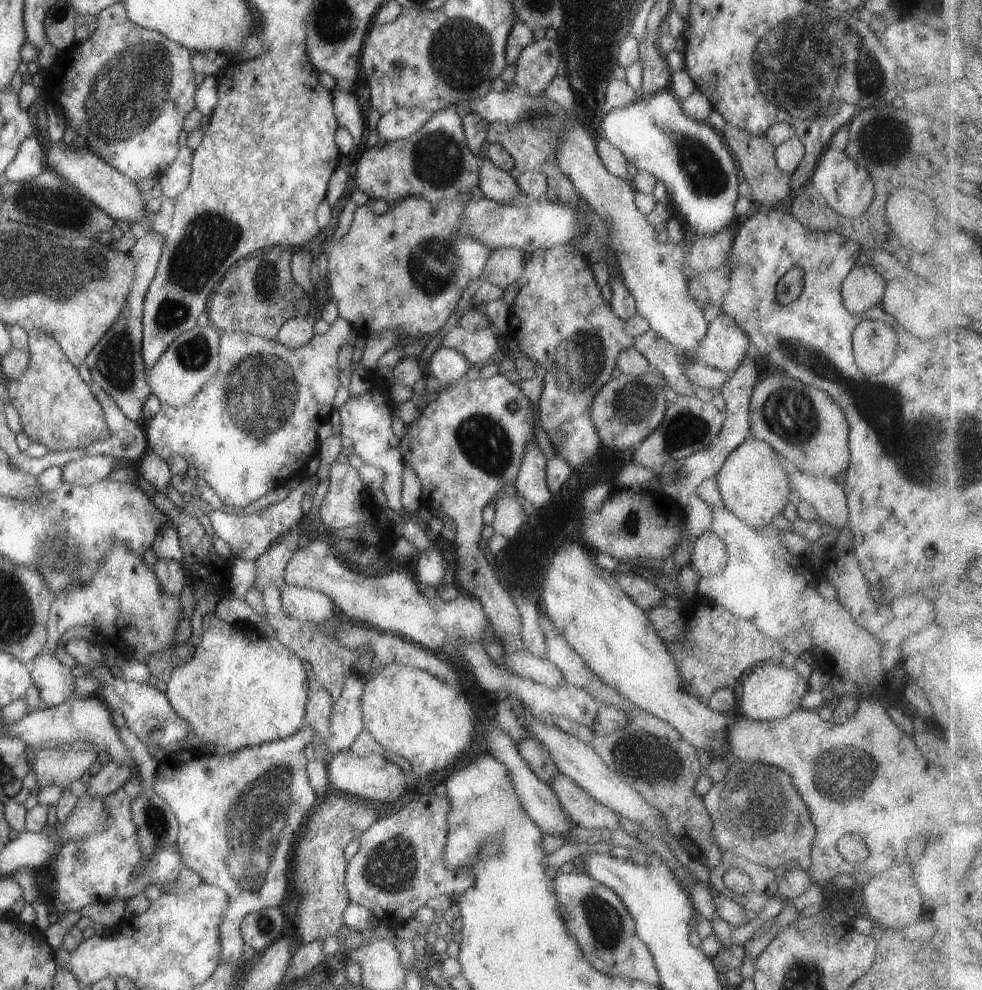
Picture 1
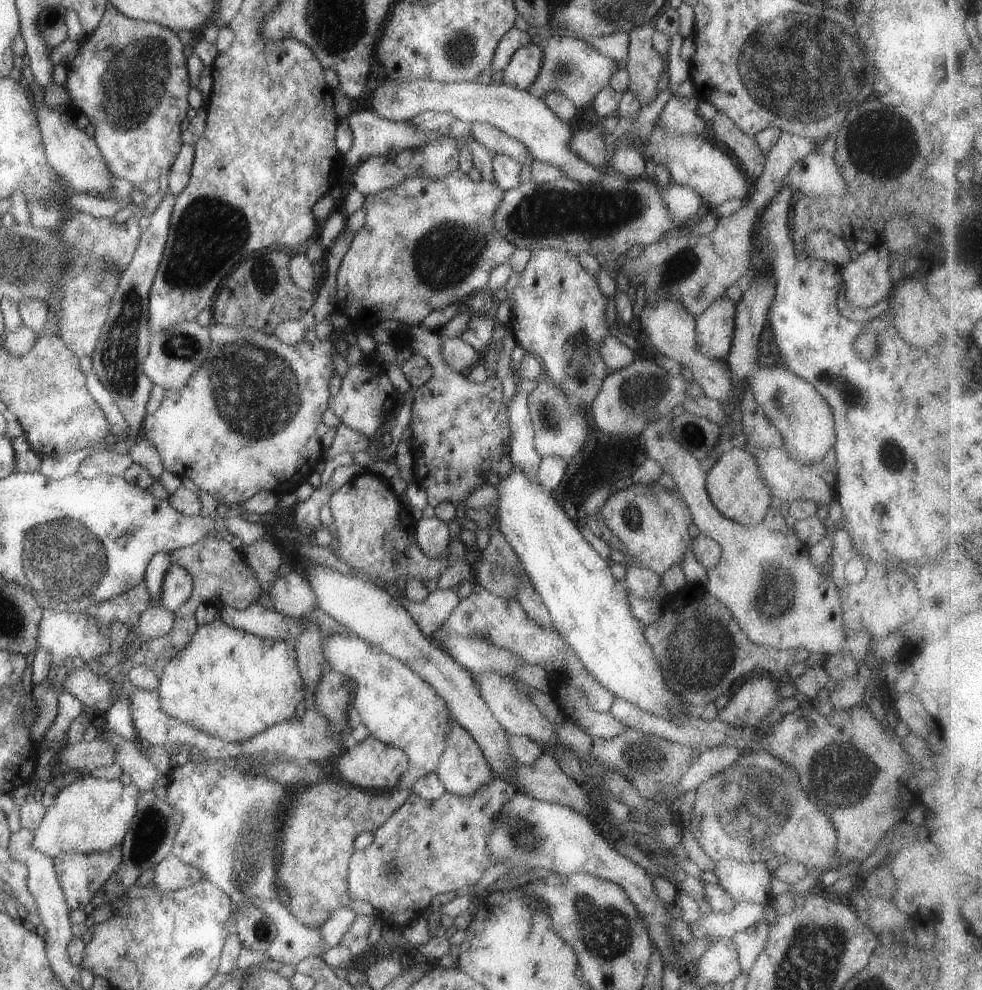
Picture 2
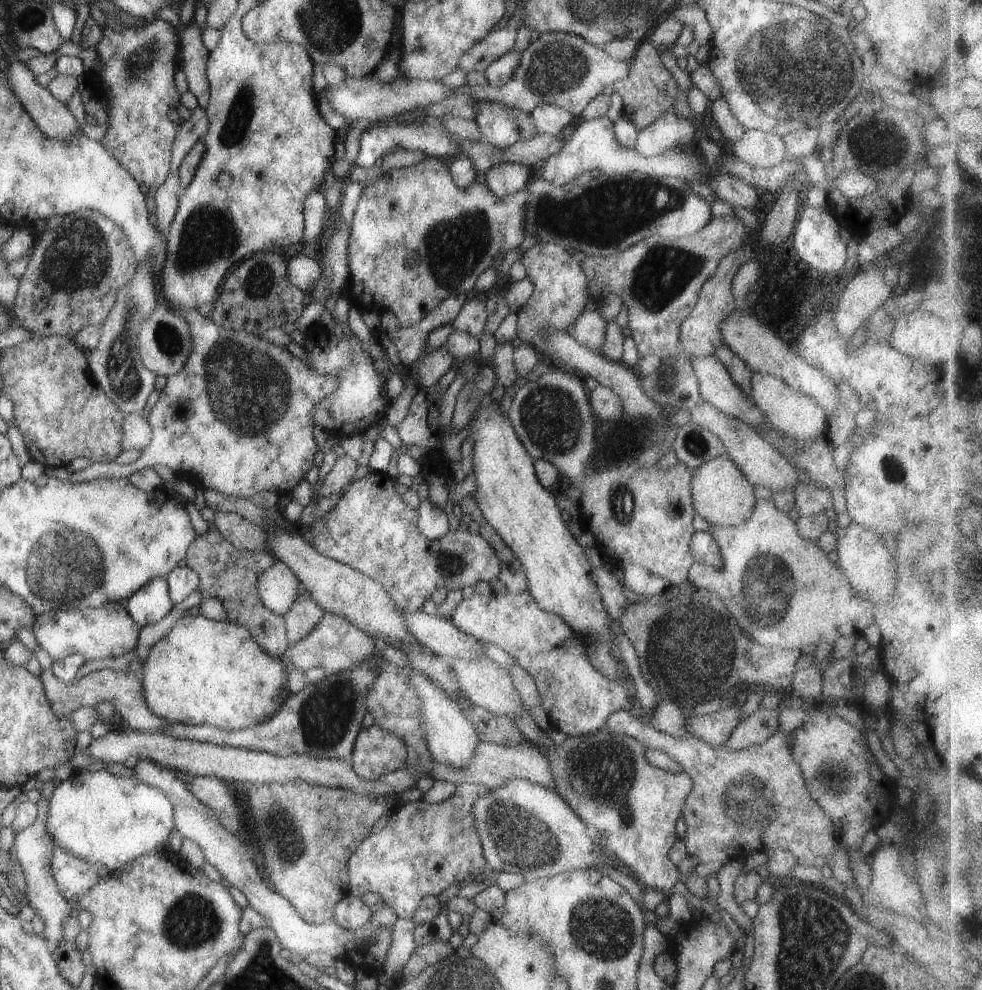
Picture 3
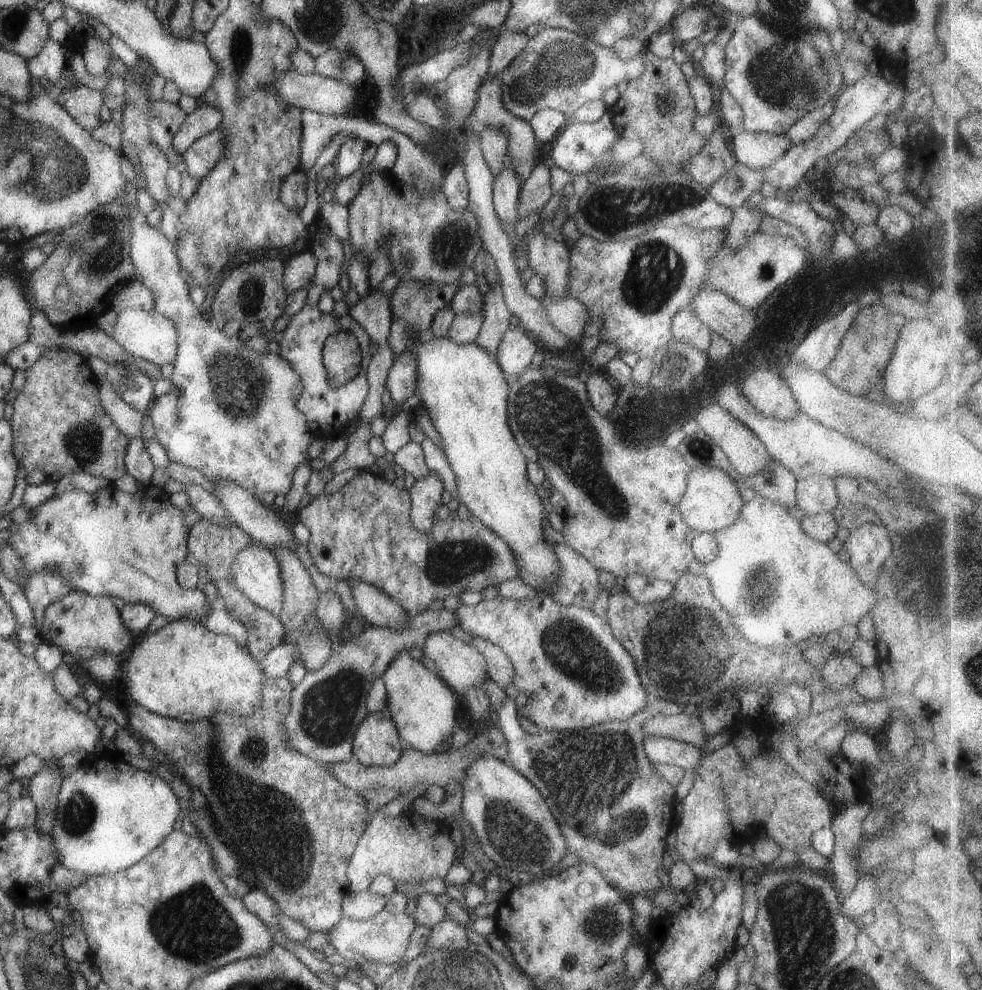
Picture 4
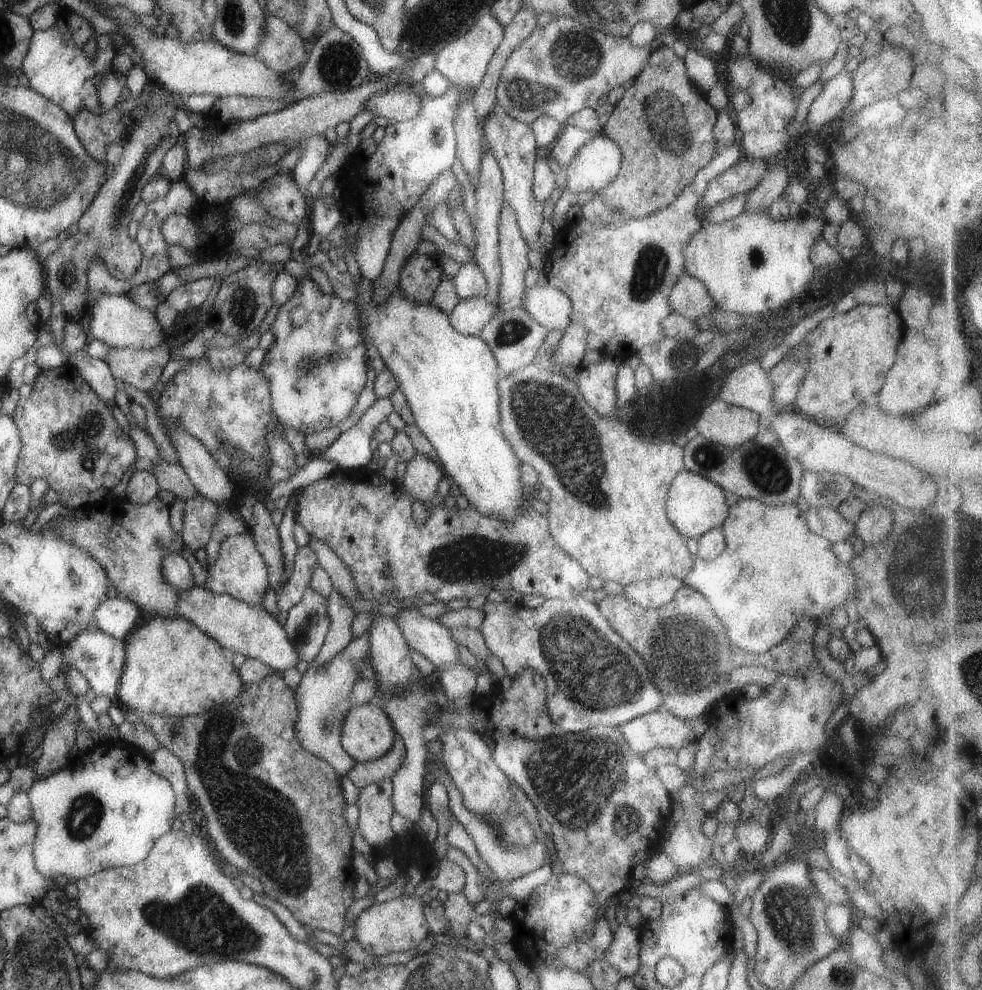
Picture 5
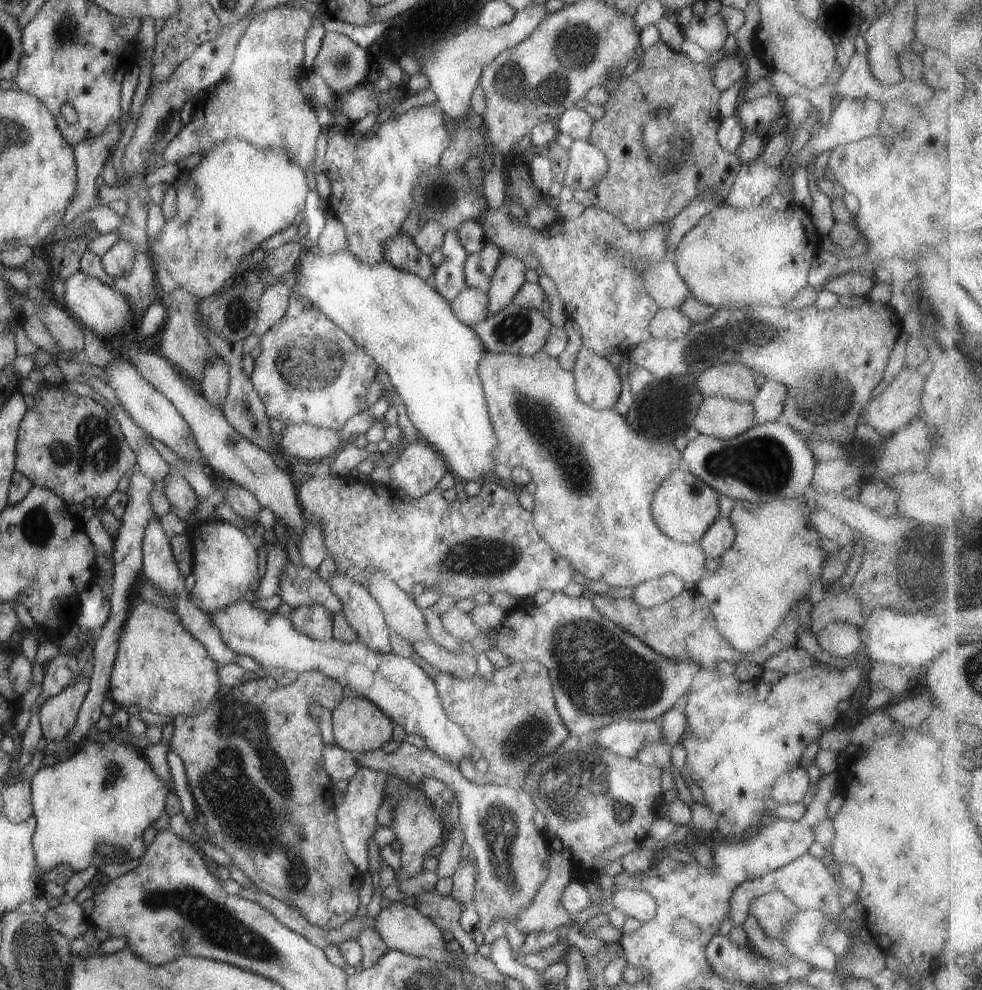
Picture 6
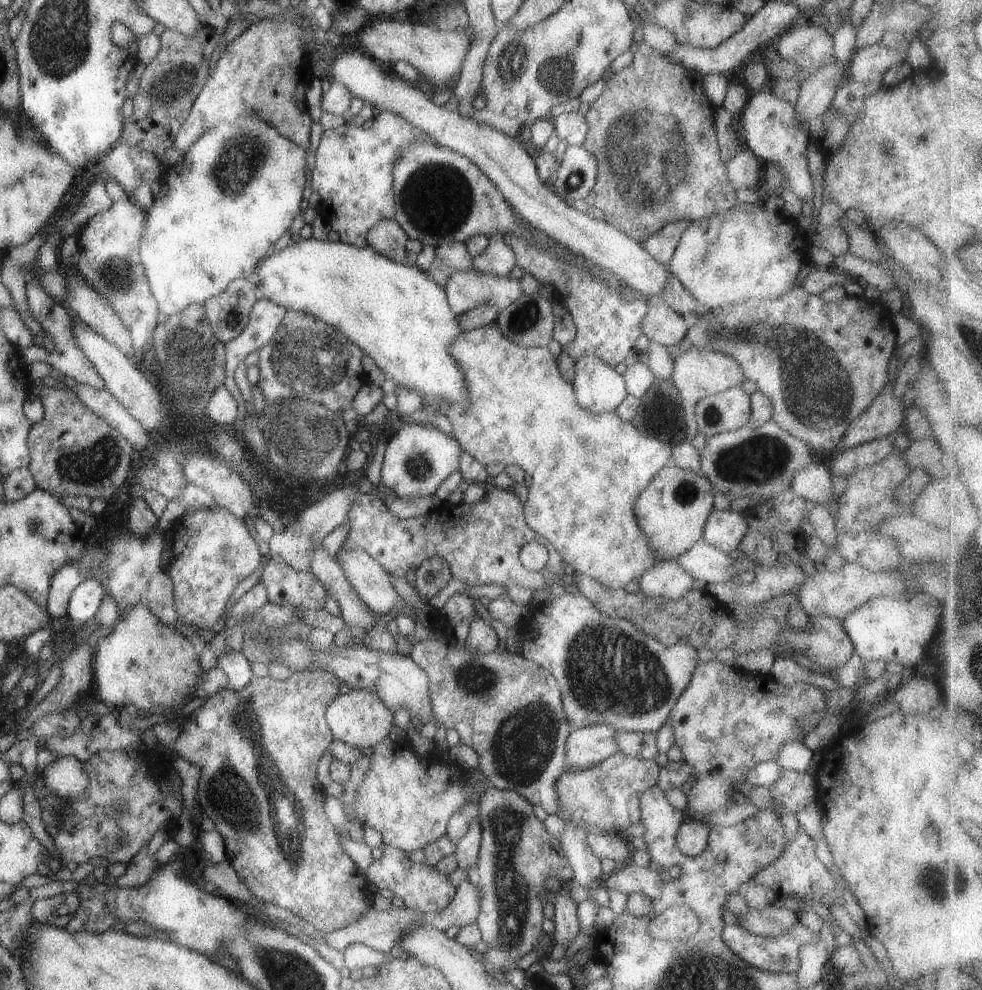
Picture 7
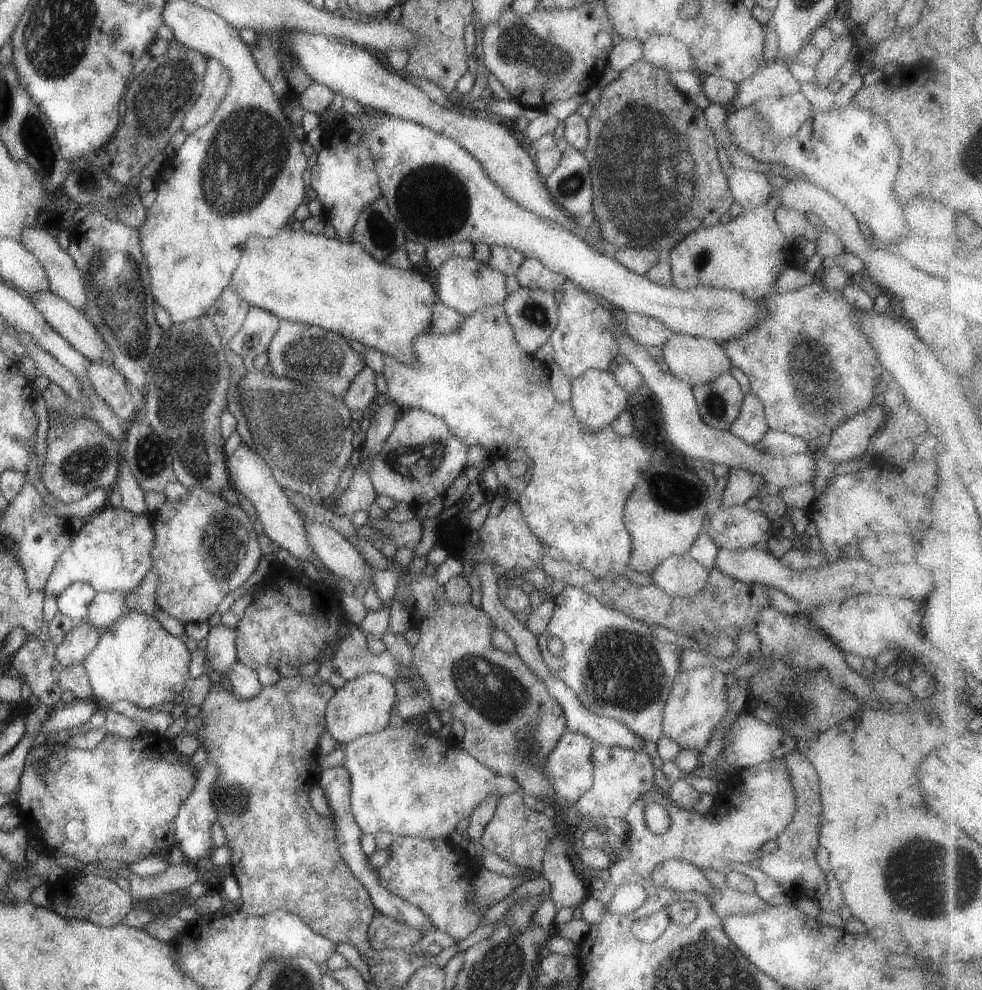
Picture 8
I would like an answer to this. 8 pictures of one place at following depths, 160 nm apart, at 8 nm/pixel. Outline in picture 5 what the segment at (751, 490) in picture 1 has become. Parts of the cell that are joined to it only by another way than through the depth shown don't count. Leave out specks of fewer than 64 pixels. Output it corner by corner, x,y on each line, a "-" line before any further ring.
684,468
670,482
665,500
665,512
673,528
684,538
699,538
708,530
720,527
728,515
725,491
714,482

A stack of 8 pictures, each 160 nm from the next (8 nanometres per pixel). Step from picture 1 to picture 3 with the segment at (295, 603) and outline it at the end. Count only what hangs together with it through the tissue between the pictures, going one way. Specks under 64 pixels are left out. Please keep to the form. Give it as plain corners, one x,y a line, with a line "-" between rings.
281,561
261,571
256,580
256,591
265,608
276,615
284,615
300,596
300,582

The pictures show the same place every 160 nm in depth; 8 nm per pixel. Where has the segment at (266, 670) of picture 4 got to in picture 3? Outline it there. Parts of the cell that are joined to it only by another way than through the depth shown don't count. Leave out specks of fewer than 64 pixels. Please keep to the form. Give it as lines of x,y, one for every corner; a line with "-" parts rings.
324,612
322,619
307,636
288,645
281,660
288,669
295,668
304,673
308,668
323,667
326,674
330,675
351,670
359,663
371,663
378,648
379,644
375,640
349,624
341,615

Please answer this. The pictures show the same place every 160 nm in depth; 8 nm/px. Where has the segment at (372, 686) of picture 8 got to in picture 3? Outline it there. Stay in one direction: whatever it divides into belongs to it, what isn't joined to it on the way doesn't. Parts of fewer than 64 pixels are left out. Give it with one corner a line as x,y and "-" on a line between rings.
373,724
360,729
348,761
357,776
374,781
403,767
405,759
403,741

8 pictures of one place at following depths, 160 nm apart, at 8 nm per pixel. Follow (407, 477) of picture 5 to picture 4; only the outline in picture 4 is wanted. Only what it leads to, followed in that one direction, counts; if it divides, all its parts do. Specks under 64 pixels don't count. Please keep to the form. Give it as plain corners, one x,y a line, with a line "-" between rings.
427,471
407,490
410,496
410,523
414,529
427,532
436,521
435,513
442,509
442,482
435,473

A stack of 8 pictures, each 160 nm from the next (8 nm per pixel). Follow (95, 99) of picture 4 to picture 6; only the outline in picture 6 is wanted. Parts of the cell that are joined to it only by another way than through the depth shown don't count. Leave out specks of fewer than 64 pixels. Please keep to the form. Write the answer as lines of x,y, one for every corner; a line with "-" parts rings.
109,125
102,135
77,143
72,148
76,172
76,187
73,198
64,210
59,229
64,230
76,216
98,205
95,178
105,164
111,146
121,136
118,125

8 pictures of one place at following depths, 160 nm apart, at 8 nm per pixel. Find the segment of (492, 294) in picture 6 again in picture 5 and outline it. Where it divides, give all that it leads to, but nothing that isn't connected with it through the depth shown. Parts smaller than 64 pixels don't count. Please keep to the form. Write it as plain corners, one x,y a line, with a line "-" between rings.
505,202
500,206
497,232
500,264
498,308
501,311
510,311
522,306
522,296
526,289
523,285
523,274
529,264
528,248
518,229
515,213

